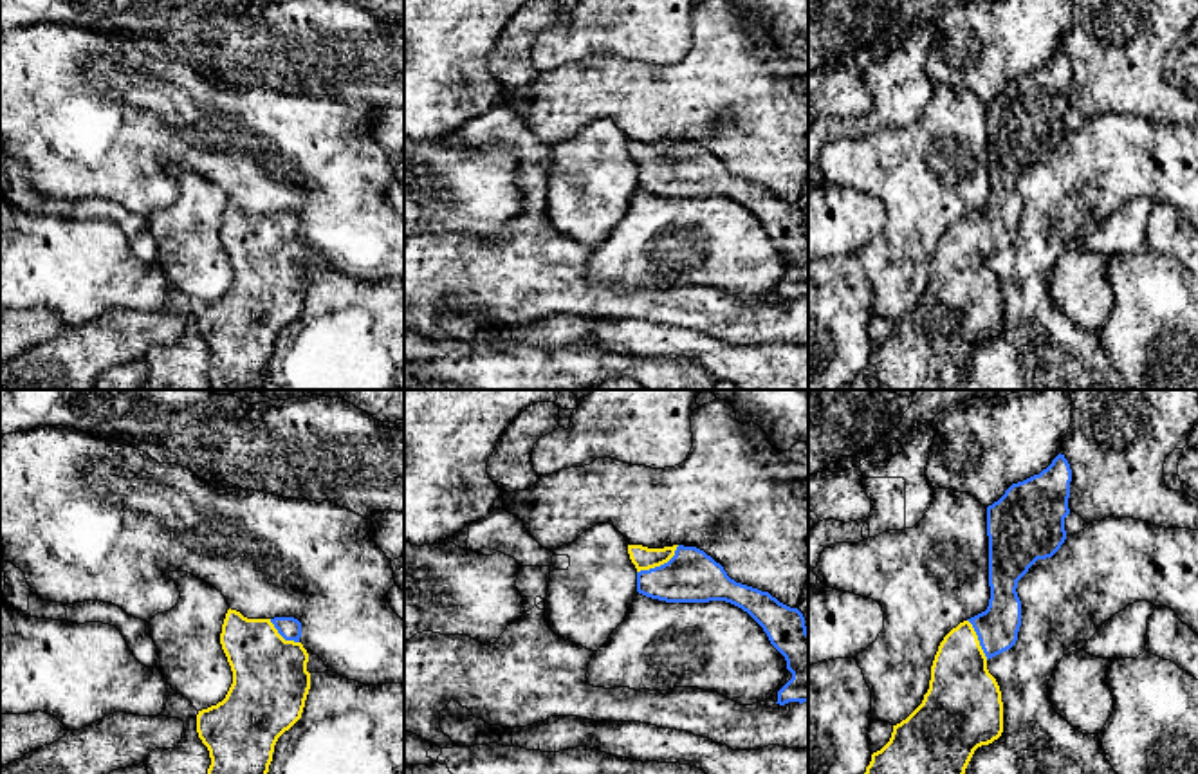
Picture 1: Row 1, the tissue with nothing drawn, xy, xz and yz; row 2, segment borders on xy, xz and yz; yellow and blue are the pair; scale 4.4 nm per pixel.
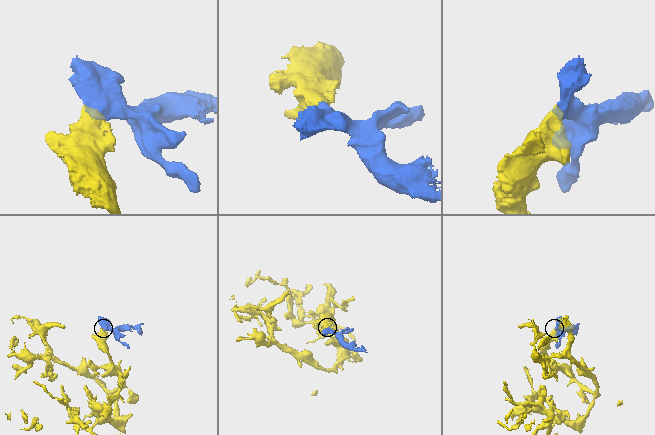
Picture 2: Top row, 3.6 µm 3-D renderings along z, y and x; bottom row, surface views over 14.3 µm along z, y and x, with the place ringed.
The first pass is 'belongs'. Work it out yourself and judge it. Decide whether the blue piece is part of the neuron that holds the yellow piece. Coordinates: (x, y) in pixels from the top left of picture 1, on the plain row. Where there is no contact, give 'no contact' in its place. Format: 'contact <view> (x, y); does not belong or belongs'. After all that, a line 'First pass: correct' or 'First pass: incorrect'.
contact xz (659, 161); belongs
First pass: correct

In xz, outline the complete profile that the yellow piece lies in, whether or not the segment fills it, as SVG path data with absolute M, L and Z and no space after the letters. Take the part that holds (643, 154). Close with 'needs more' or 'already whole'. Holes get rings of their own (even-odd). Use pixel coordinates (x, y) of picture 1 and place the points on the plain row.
M628 141L637 164L637 188L666 198L725 197L747 207L785 253L792 274L778 287L779 301L808 298L808 227L805 213L769 188L736 179L696 143L648 144Z; needs more

